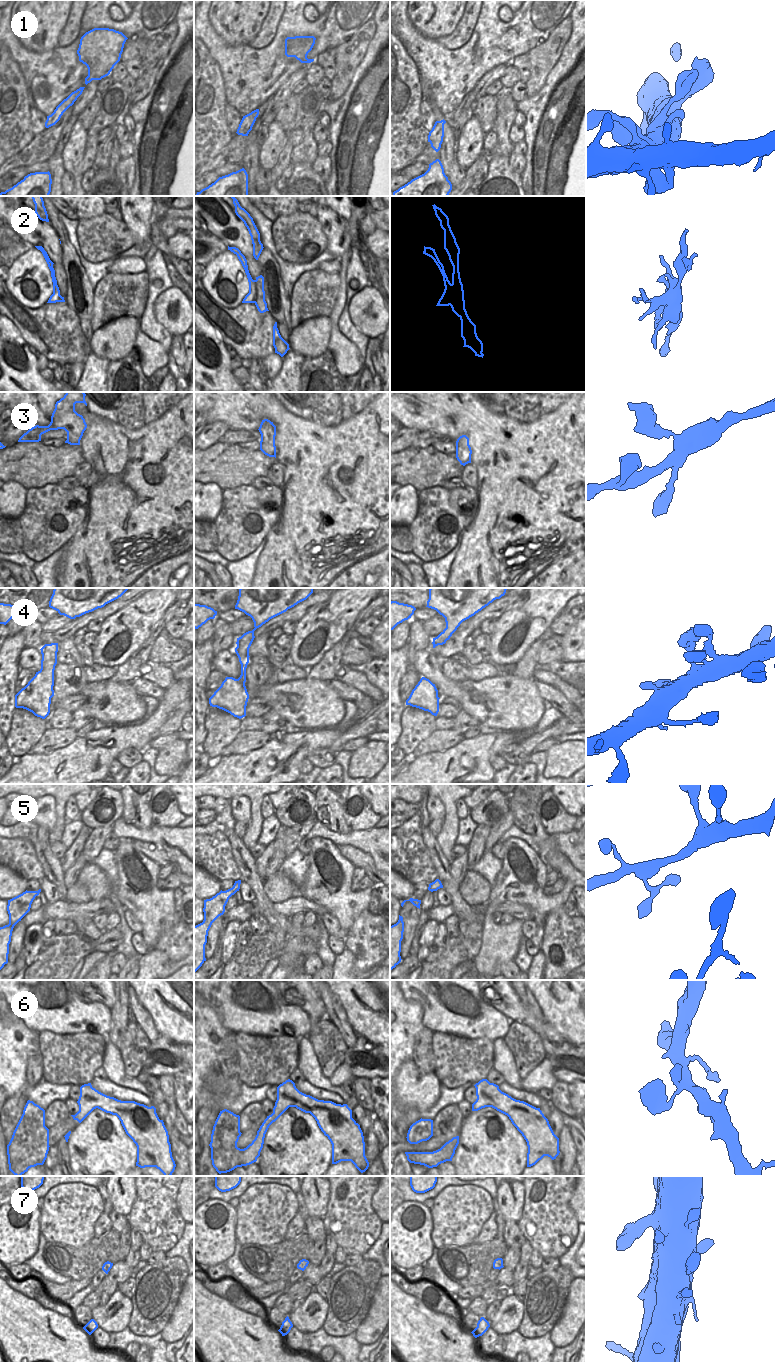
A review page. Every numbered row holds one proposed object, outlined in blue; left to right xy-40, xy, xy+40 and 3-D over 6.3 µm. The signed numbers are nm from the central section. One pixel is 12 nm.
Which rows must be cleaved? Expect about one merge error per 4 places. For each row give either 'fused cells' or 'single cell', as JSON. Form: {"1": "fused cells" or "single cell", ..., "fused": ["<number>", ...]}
{"1": "single cell", "2": "fused cells", "3": "single cell", "4": "single cell", "5": "single cell", "6": "single cell", "7": "single cell", "fused": ["2"]}

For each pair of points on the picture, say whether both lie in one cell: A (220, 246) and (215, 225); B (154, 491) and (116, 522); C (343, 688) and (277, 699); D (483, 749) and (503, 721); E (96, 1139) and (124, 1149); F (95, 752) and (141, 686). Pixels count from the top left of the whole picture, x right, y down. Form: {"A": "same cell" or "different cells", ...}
{"A": "different cells", "B": "same cell", "C": "different cells", "D": "different cells", "E": "same cell", "F": "different cells"}

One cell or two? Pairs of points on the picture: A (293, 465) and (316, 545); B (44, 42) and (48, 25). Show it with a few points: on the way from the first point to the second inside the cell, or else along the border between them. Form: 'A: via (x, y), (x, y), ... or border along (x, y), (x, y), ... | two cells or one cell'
A: via (313, 485), (317, 489), (317, 525) | one cell
B: via (45, 38), (46, 29) | one cell

